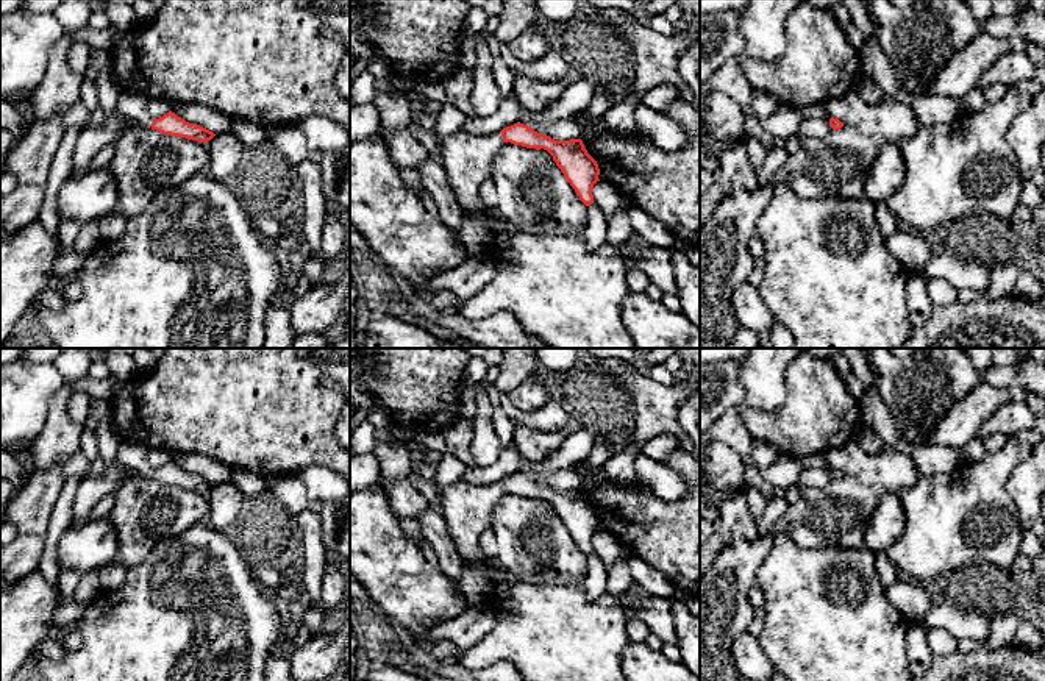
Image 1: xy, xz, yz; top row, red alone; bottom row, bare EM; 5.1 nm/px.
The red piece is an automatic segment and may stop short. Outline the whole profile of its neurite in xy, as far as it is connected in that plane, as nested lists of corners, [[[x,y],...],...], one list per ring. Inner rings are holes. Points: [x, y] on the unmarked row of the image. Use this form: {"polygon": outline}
{"polygon": [[[120,440],[116,461],[106,465],[106,470],[100,476],[87,475],[80,480],[73,500],[73,520],[87,519],[97,503],[103,497],[114,494],[127,478],[156,480],[162,484],[200,492],[208,492],[216,486],[212,481],[189,473],[172,461],[159,469],[153,469],[148,462],[150,448],[150,445],[133,440]]]}

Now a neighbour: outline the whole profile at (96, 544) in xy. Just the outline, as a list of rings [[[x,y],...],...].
[[[100,519],[69,528],[58,542],[61,570],[77,570],[81,575],[116,562],[119,537],[108,519]]]

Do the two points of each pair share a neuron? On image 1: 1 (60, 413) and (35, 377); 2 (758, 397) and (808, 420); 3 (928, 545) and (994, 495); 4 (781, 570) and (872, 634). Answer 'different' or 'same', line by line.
1: different
2: different
3: same
4: same

